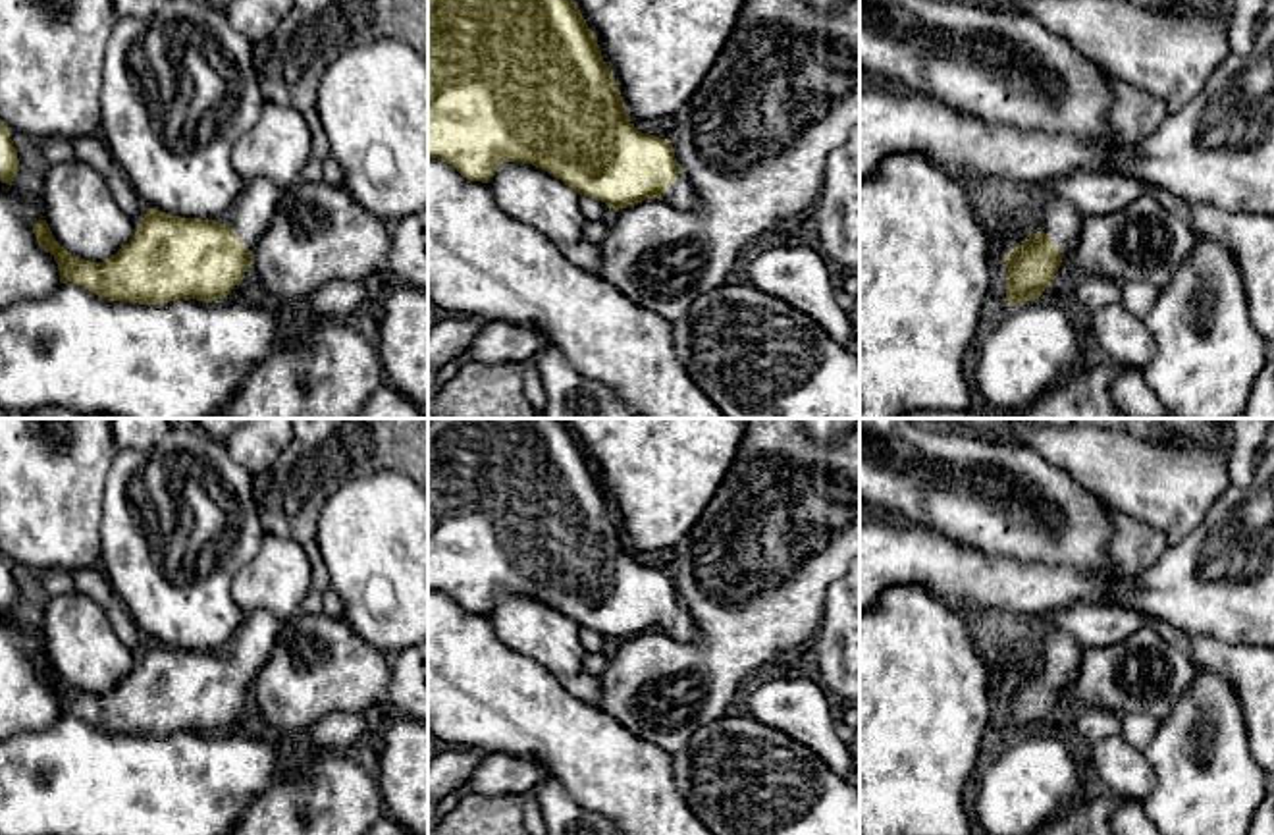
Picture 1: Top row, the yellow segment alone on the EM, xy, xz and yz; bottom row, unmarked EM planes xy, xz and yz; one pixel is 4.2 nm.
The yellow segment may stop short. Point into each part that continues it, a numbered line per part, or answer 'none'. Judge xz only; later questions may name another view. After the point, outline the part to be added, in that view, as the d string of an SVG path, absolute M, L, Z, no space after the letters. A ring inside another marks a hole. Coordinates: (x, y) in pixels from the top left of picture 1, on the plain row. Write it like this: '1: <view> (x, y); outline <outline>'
1: xz (681, 625); outline M682 604L673 613L673 617L665 623L663 631L669 633L675 640L682 640L682 642L702 640L702 633L694 621L694 615L690 613L688 606Z

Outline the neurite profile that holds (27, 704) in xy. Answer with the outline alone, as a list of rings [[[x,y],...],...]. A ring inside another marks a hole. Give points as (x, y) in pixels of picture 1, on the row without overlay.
[[[0,613],[0,742],[17,735],[44,731],[60,717],[60,702],[35,665],[33,656],[44,652],[44,634],[21,625],[13,615]]]

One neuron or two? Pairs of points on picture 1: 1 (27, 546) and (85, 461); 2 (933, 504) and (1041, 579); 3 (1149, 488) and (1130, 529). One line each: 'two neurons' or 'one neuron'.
1: one neuron
2: two neurons
3: two neurons

